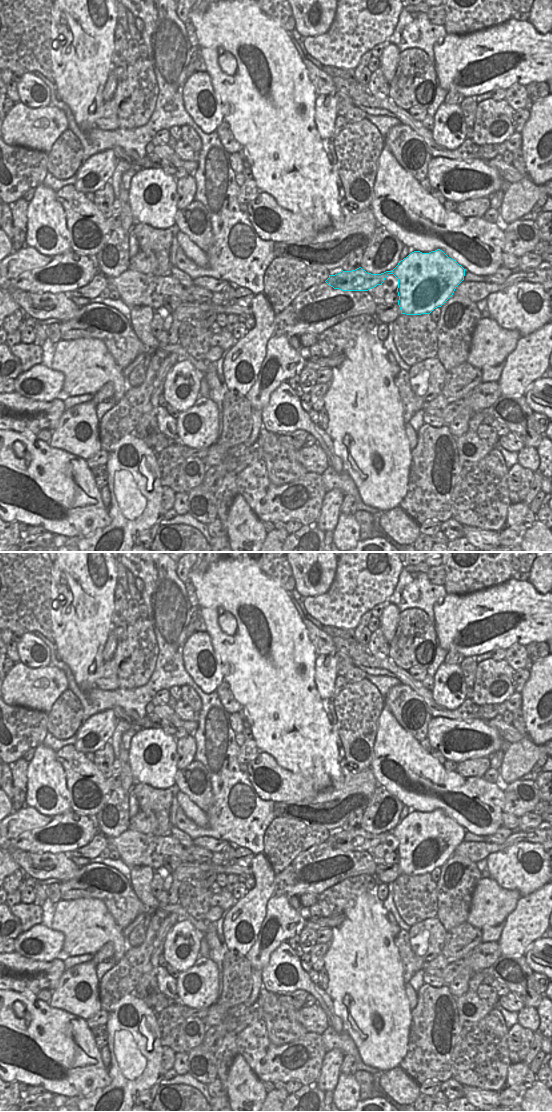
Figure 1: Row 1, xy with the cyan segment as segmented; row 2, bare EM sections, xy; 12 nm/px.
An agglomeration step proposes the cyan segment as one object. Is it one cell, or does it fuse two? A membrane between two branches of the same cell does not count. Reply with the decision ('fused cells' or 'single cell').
single cell

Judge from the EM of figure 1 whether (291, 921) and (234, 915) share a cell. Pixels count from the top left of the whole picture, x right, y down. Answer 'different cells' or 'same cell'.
different cells

